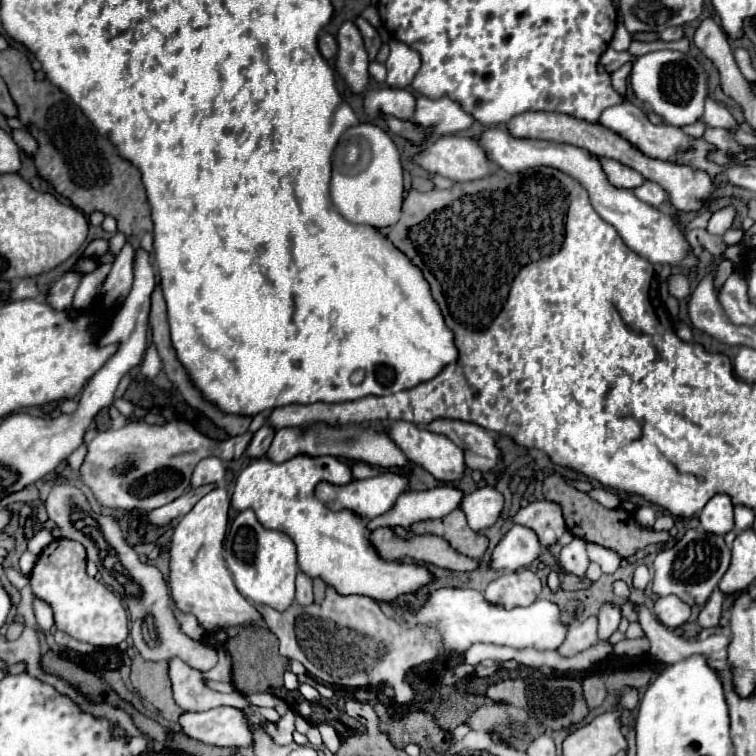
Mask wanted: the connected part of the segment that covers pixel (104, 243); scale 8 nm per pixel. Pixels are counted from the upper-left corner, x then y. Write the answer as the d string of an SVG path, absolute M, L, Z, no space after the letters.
M92 240L82 256L84 258L102 258L104 254L108 254L108 240Z

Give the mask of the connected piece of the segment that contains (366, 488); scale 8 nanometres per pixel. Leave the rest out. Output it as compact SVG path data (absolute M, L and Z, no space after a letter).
M384 472L384 474L378 474L374 478L364 478L364 480L352 480L344 486L336 486L336 484L330 484L330 482L322 482L318 484L316 488L316 498L322 500L330 510L352 510L356 516L360 518L376 518L380 514L386 514L394 504L396 504L396 498L404 492L410 492L410 476L402 474L402 472Z

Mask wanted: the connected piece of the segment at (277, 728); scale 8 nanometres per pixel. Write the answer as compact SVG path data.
M288 710L288 714L282 716L278 724L270 724L270 722L266 722L266 730L268 730L268 734L274 738L276 744L292 744L294 718L296 718L296 714L294 714L292 710Z

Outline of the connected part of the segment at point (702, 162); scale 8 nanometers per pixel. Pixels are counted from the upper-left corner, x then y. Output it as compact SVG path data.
M624 98L622 104L616 104L616 106L610 106L608 110L604 110L598 118L598 124L602 124L602 126L610 128L612 132L616 132L618 136L626 138L644 156L658 158L658 160L670 160L676 164L688 164L688 166L708 172L710 178L716 178L718 174L724 172L724 166L720 166L708 158L708 154L714 150L714 146L710 142L706 142L704 138L692 138L692 136L684 134L680 128L670 126L670 124L652 124L648 120L648 116L642 112L642 108L636 106L634 102L630 102L628 98Z

